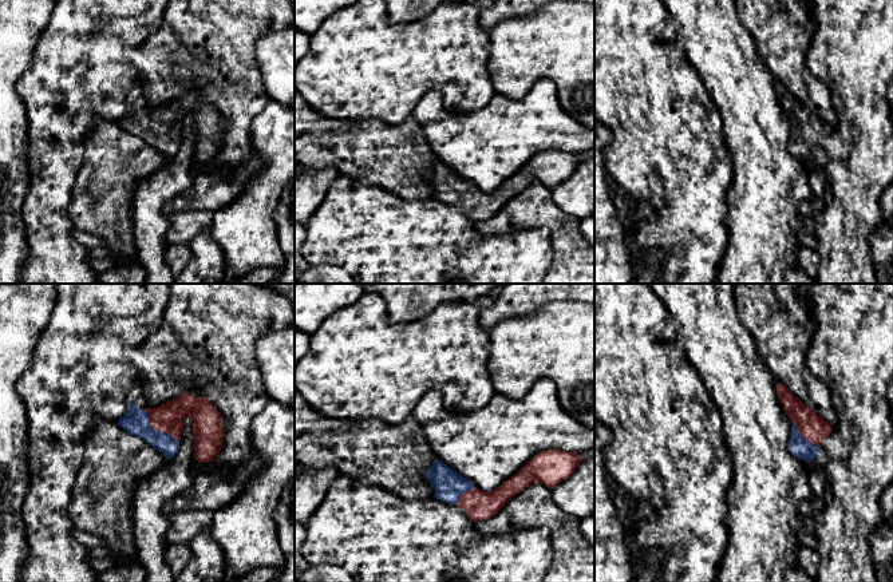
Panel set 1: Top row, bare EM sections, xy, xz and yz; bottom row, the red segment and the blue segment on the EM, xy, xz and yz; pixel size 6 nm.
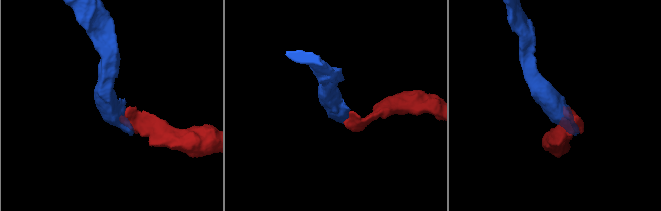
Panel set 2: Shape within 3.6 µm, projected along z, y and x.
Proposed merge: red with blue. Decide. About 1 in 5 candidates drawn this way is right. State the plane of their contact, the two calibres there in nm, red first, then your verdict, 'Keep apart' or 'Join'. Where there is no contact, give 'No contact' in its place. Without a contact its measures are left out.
Touches red in xy. Thickness 180 nm (red) against 150 nm. Join

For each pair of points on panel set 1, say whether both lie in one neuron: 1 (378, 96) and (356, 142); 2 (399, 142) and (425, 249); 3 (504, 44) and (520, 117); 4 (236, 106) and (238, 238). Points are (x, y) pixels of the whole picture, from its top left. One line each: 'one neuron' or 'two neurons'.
1: two neurons
2: two neurons
3: two neurons
4: two neurons

